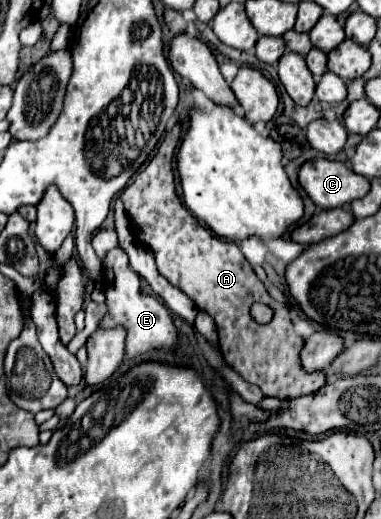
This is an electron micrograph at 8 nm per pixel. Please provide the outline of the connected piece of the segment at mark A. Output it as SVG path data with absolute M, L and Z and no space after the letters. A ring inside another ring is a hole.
M177 123L173 127L173 131L163 137L163 141L159 143L153 159L145 165L145 169L133 179L131 185L127 185L121 191L121 199L125 203L125 213L129 217L135 239L141 245L145 245L145 247L149 247L153 251L155 261L157 261L157 271L173 287L181 289L201 311L205 311L207 315L213 317L213 321L217 325L217 335L219 335L219 349L221 349L227 365L233 367L245 381L257 385L263 391L265 397L293 399L293 397L301 397L301 395L307 395L307 393L315 393L317 389L321 389L325 385L325 371L309 373L309 371L303 369L299 353L301 353L305 341L293 329L289 307L285 303L275 301L269 295L265 285L255 275L251 263L239 251L237 243L215 237L209 229L205 229L205 225L197 217L193 217L193 213L189 213L189 209L185 209L181 199L177 197L173 159L175 159L175 151L179 147L179 141L181 141L181 125ZM255 301L261 301L261 303L269 305L275 311L275 317L273 317L273 321L269 325L259 325L259 323L255 323L251 319L249 307Z

